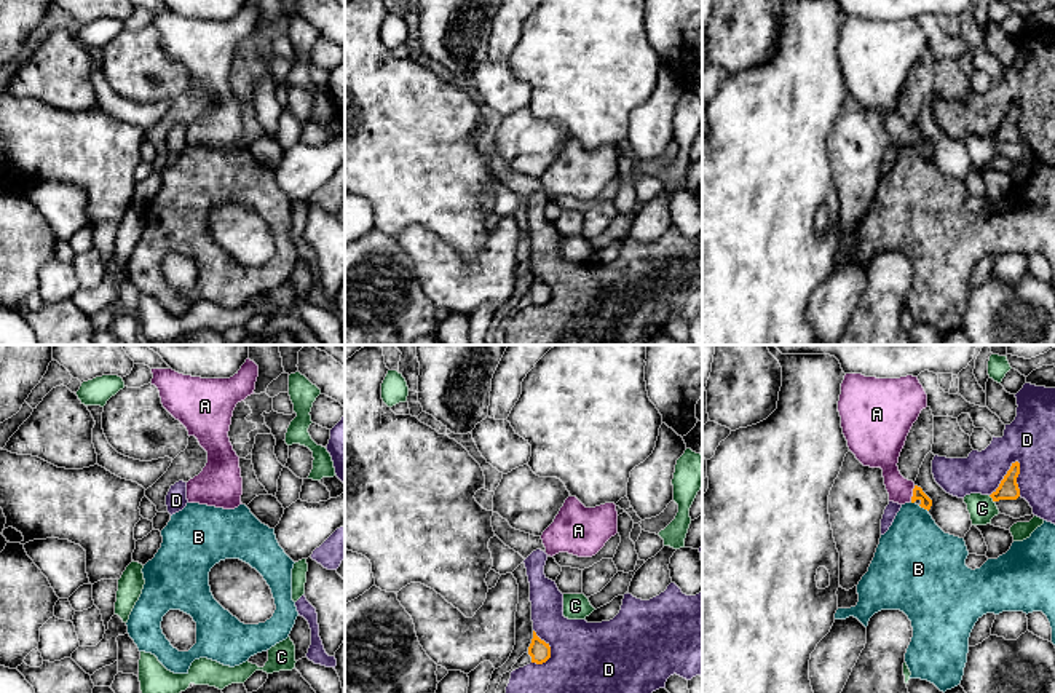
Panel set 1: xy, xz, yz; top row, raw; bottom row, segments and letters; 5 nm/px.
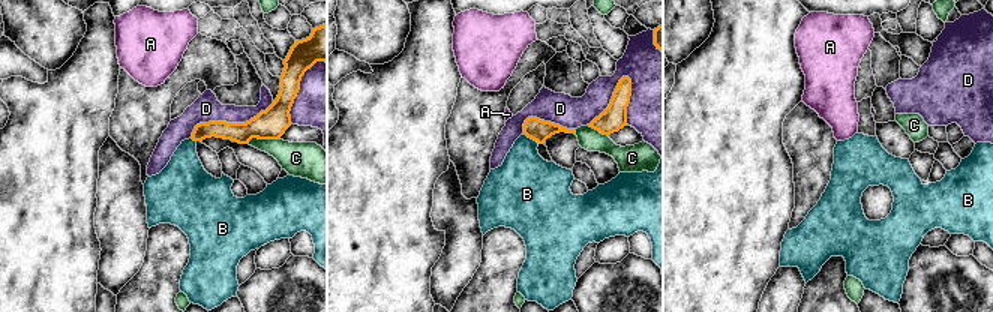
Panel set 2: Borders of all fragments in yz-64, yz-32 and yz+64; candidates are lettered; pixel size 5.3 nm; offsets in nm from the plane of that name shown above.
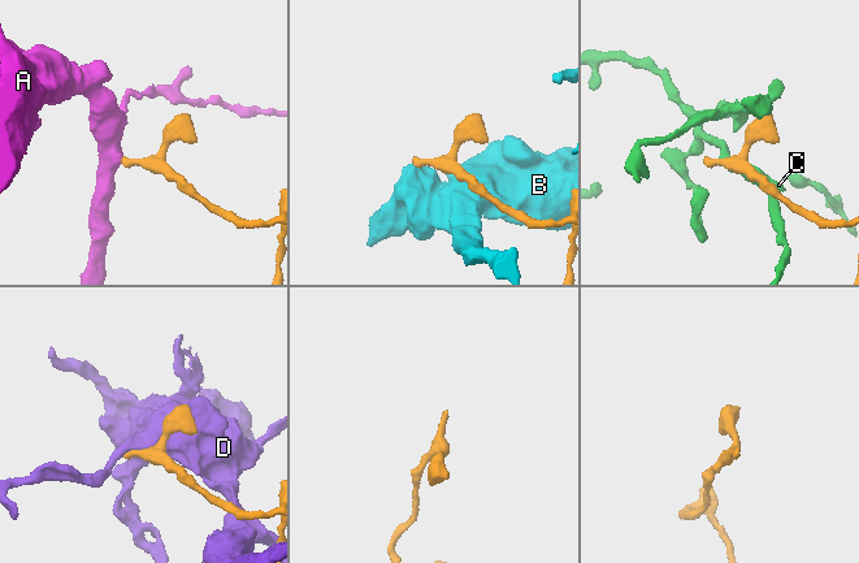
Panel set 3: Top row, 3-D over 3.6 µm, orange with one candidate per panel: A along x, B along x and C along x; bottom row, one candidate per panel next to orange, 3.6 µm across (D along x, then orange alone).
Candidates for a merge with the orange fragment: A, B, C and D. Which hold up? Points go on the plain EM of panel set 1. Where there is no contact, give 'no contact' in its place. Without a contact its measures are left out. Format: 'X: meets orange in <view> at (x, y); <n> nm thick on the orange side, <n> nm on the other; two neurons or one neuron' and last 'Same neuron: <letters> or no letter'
A: meets orange in yz at (913, 136); 60 nm thick on the orange side, 150 nm on the other; one neuron
B: meets orange in yz at (923, 149); 60 nm thick on the orange side, 380 nm on the other; two neurons
C: meets orange in yz at (991, 139); 100 nm thick on the orange side, 140 nm on the other; two neurons
D: meets orange in yz at (1004, 120); 100 nm thick on the orange side, 260 nm on the other; two neurons
Same neuron: A

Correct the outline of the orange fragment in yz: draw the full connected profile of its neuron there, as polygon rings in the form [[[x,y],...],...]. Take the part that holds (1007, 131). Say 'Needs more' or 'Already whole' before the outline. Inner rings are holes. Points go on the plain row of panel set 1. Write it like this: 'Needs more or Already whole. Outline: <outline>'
Already whole. Outline: [[[1012,105],[1010,112],[1001,123],[999,129],[990,137],[993,144],[999,142],[1017,142],[1020,139],[1020,131],[1017,126],[1017,120],[1020,117],[1020,105]]]

